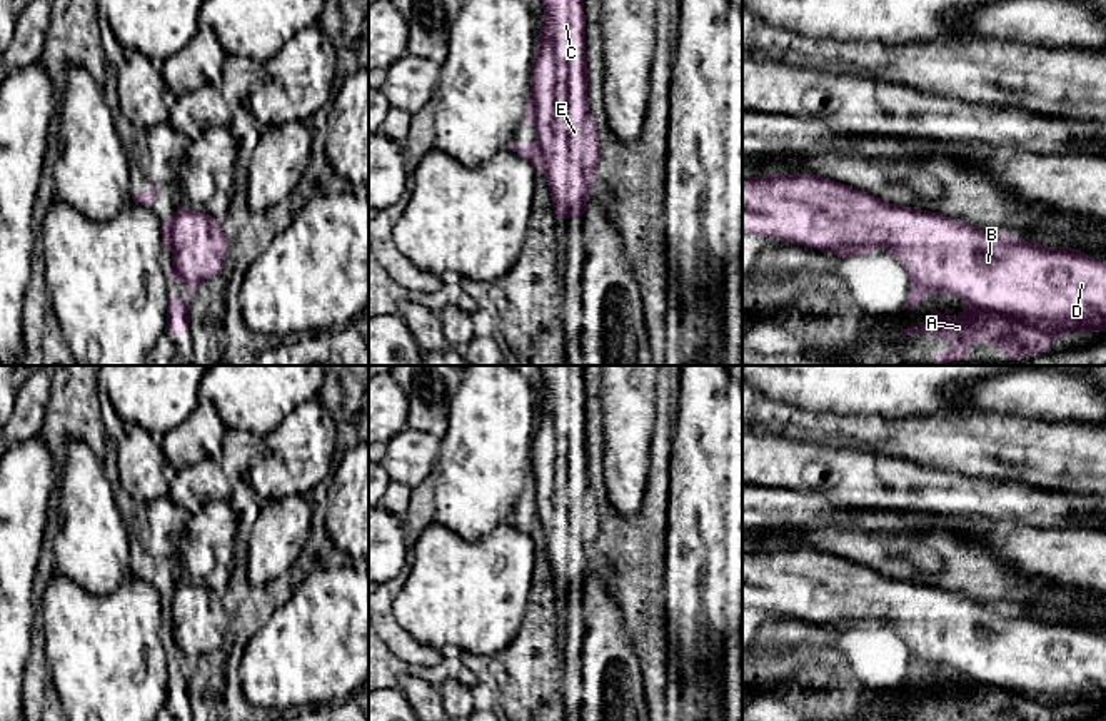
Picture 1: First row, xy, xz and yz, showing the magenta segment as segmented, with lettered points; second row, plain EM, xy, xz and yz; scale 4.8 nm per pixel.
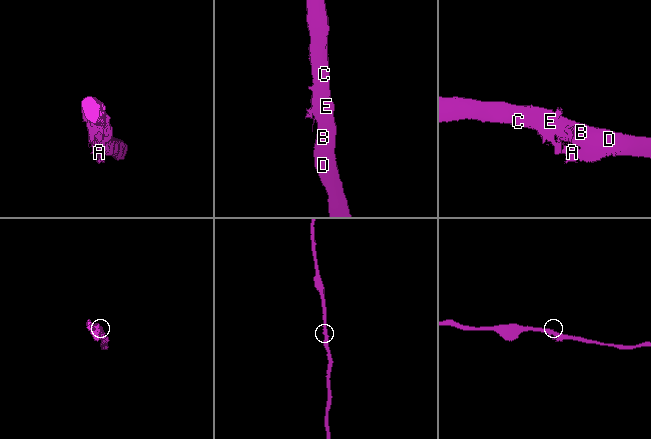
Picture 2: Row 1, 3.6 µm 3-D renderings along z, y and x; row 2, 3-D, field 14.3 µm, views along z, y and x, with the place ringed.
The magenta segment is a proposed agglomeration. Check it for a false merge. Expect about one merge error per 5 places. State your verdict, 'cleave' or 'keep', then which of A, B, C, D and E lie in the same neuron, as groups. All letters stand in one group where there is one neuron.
keep; A B C D E

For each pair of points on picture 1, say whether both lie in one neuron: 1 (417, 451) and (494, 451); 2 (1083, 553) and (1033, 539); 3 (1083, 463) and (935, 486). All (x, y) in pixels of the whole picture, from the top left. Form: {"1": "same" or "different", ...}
{"1": "different", "2": "same", "3": "different"}

